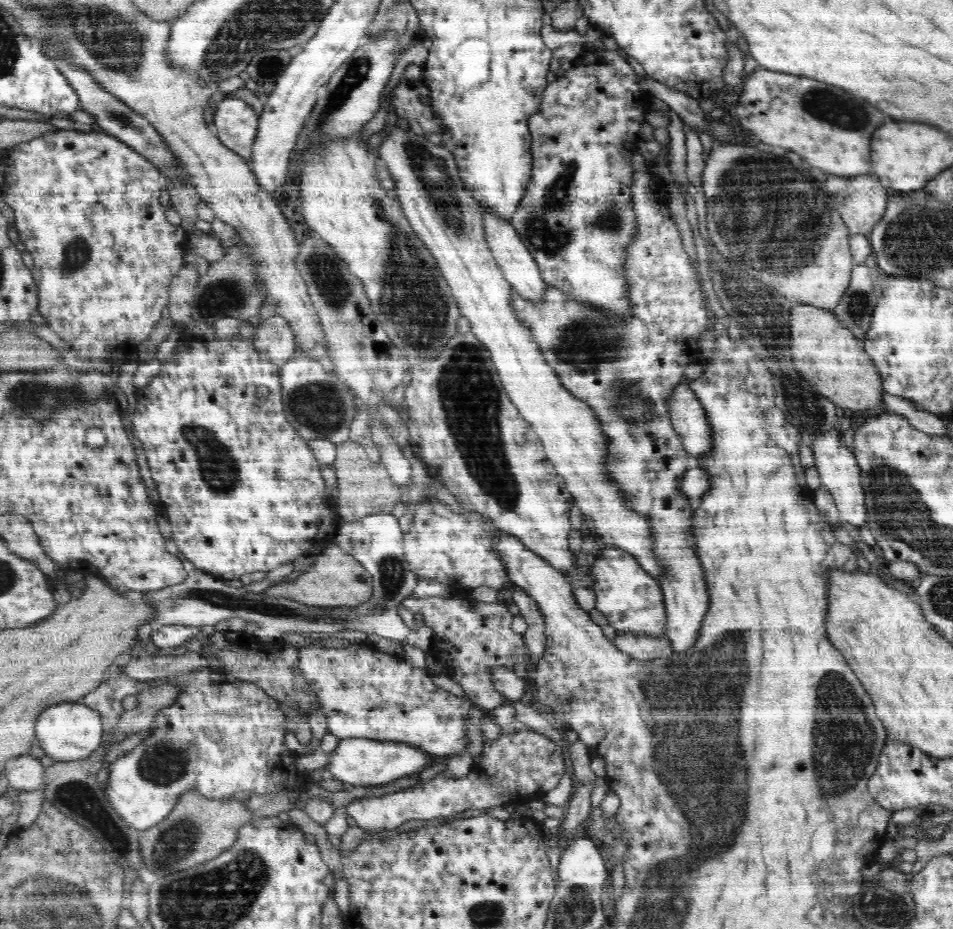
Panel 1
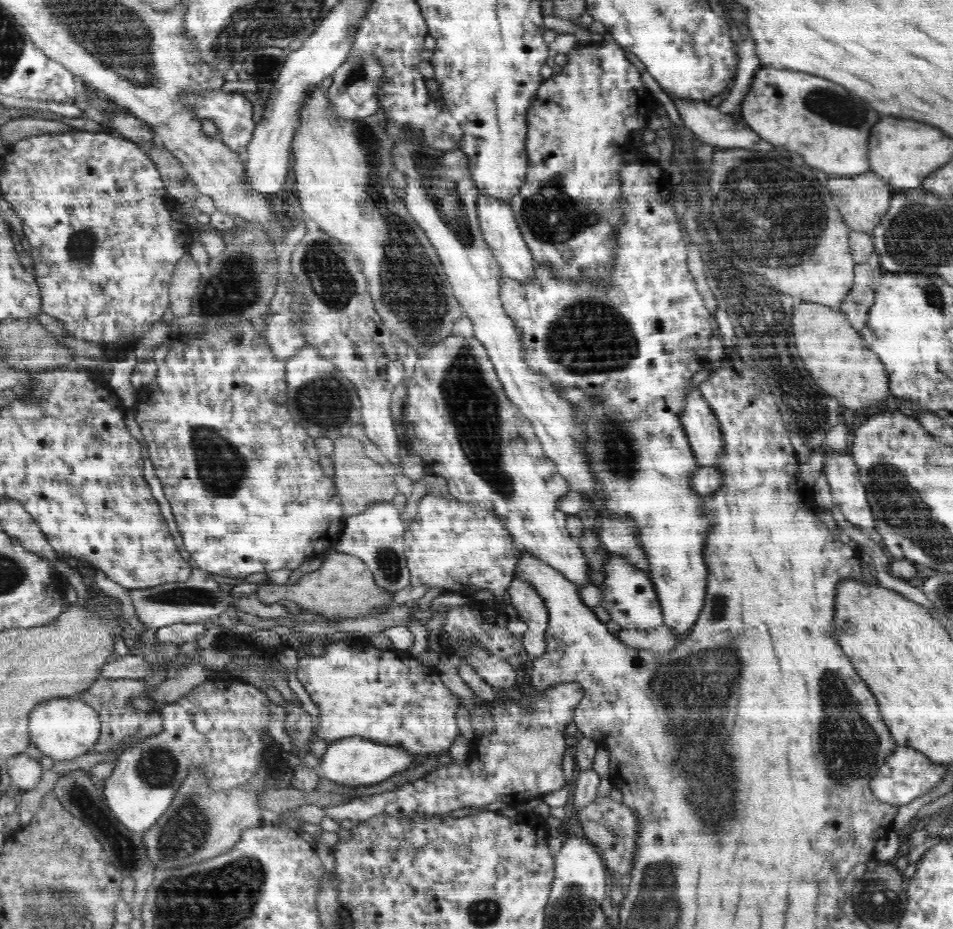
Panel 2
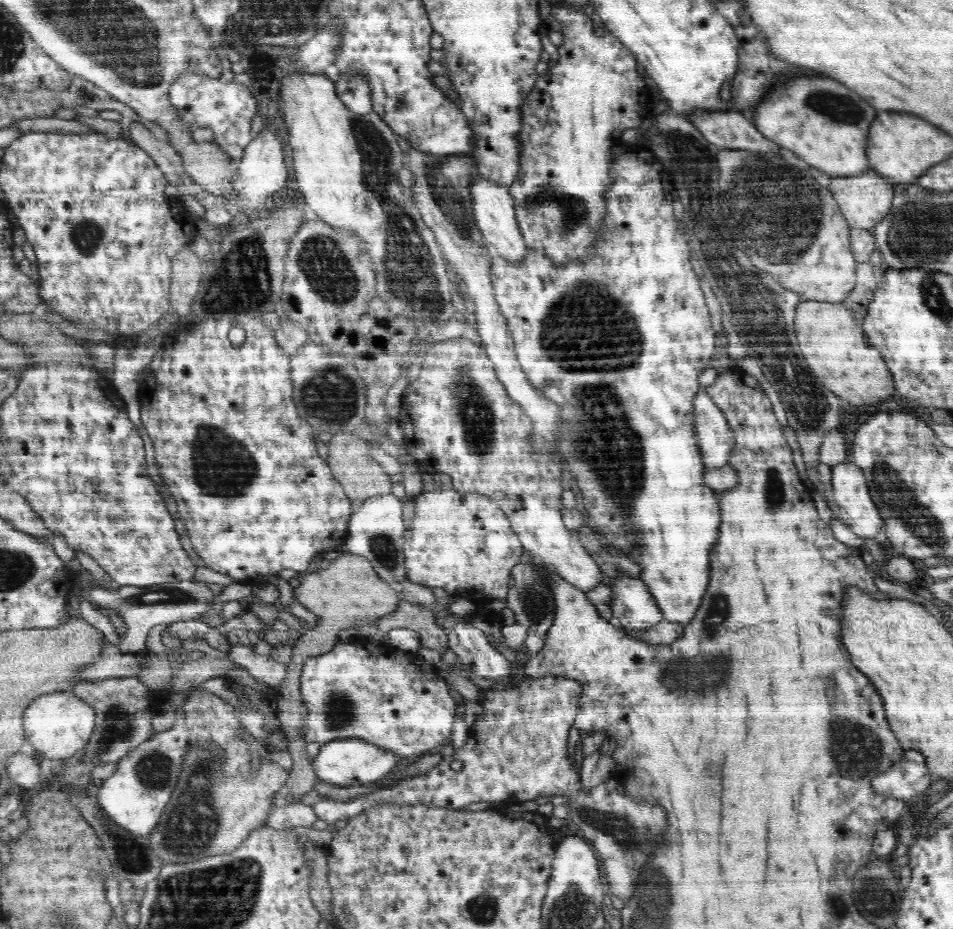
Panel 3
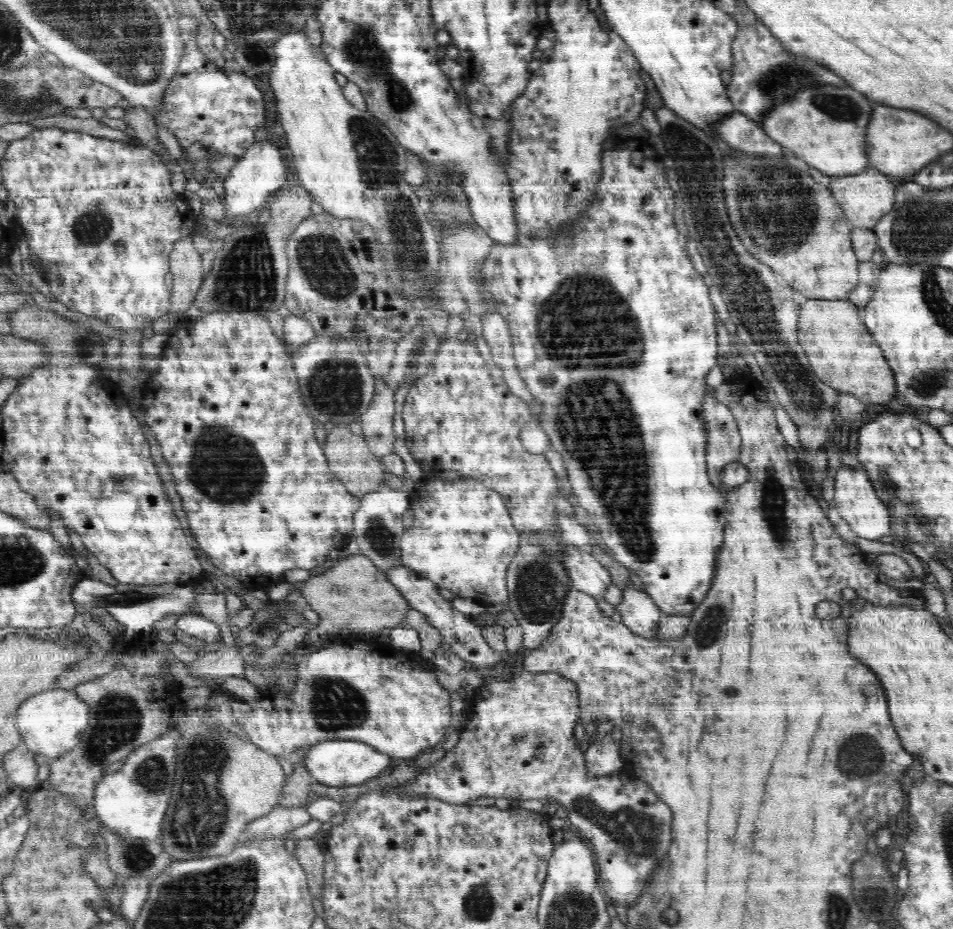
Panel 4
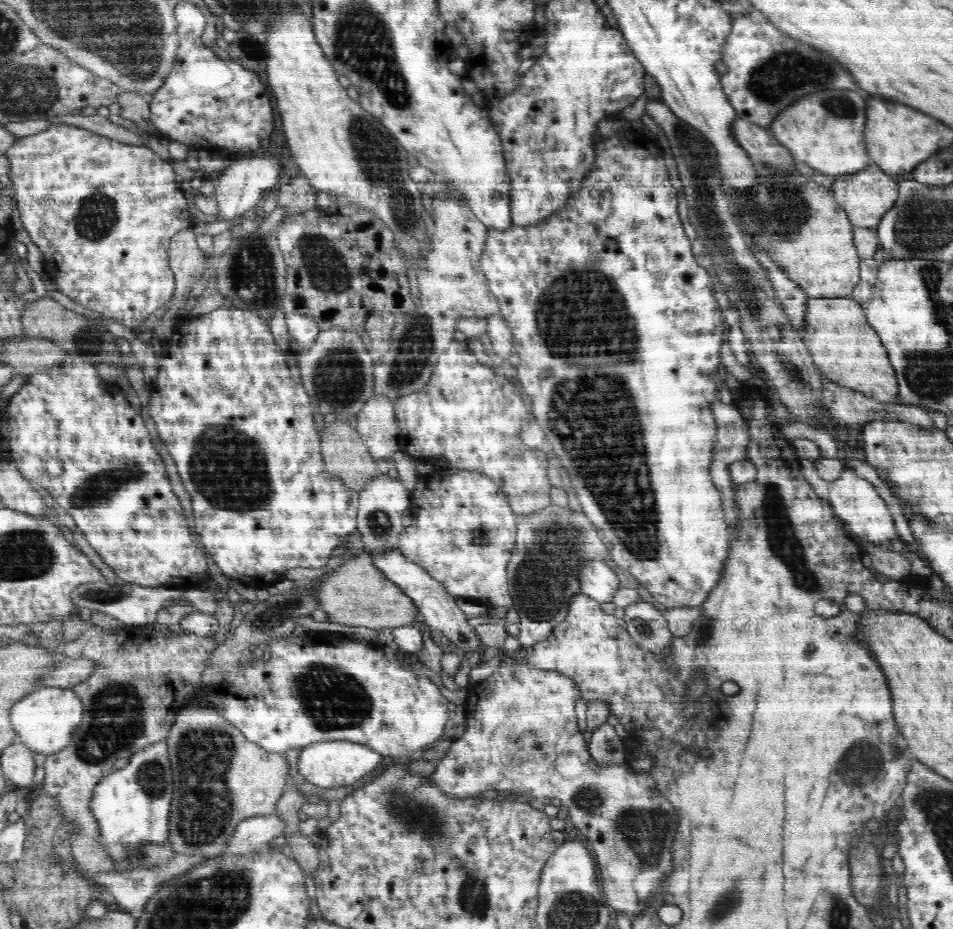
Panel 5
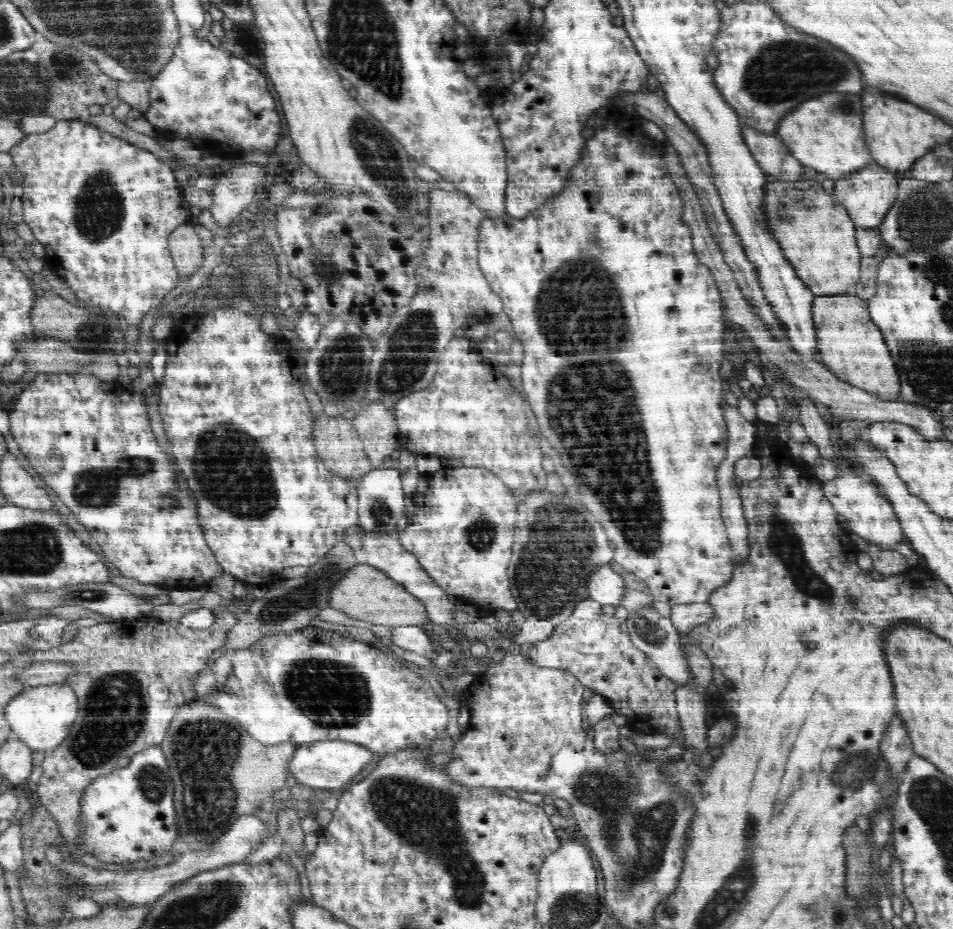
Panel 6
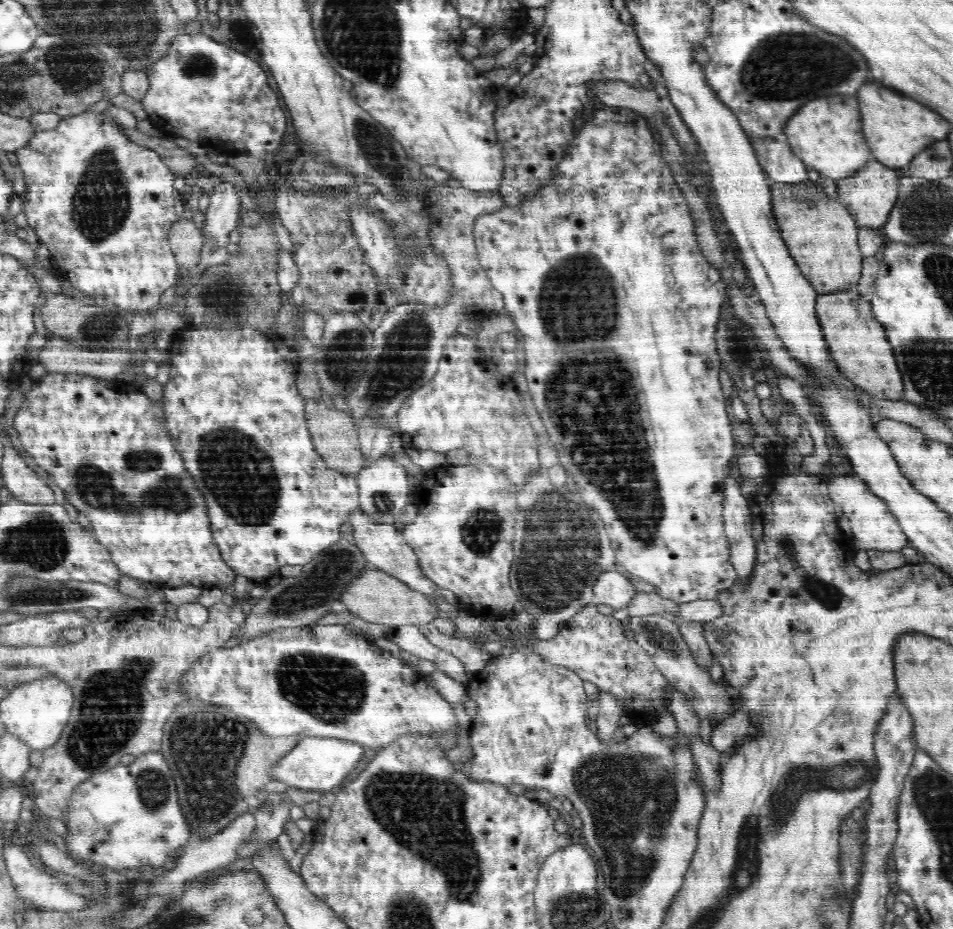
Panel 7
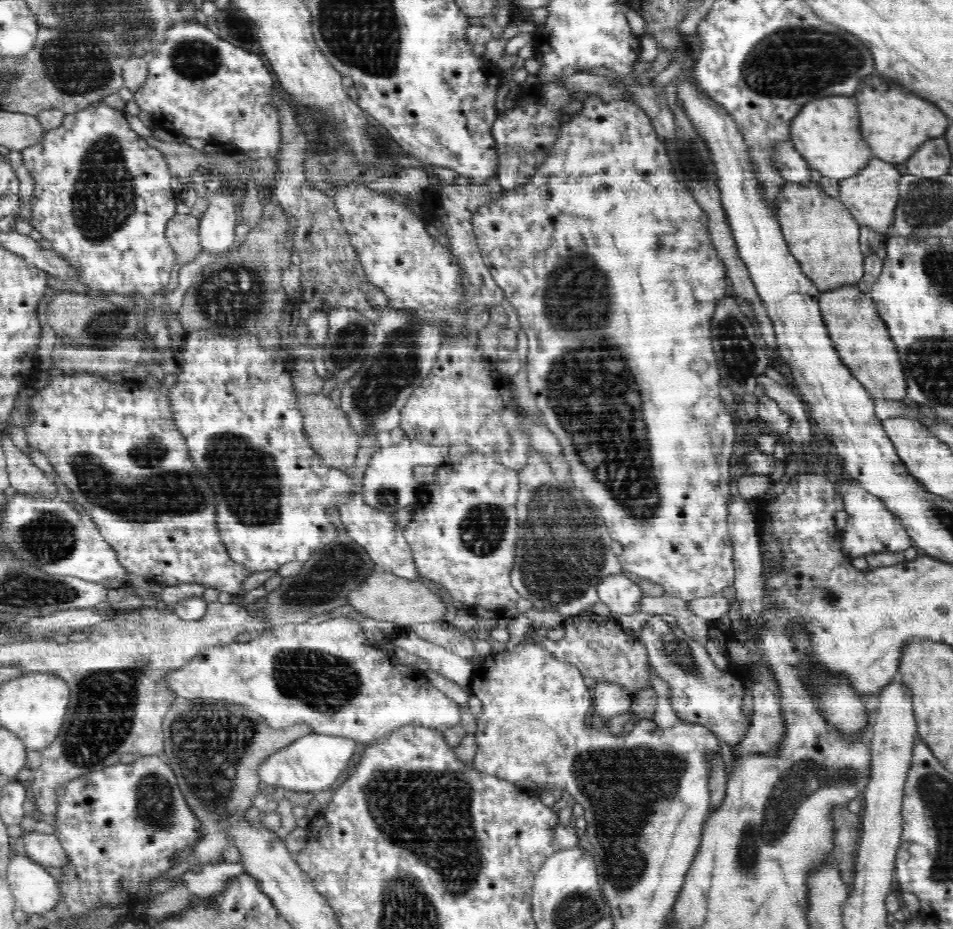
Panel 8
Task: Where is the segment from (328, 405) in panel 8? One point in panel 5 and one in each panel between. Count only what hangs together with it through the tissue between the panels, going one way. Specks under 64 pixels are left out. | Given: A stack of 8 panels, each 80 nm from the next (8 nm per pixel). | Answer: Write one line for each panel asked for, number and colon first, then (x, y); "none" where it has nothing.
5: (345, 455)
6: (338, 445)
7: (334, 435)

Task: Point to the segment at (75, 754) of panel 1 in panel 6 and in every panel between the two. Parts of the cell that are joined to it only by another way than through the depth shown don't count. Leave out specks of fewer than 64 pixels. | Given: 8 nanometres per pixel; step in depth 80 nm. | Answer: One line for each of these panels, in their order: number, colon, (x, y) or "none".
2: (63, 729)
3: (58, 725)
4: (51, 723)
5: (46, 720)
6: (42, 716)

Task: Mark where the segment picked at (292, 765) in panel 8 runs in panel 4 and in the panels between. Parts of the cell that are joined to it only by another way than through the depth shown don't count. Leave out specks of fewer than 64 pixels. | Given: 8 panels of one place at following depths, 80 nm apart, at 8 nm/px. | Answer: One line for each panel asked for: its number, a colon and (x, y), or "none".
4: (339, 763)
5: (328, 764)
6: (327, 764)
7: (316, 764)

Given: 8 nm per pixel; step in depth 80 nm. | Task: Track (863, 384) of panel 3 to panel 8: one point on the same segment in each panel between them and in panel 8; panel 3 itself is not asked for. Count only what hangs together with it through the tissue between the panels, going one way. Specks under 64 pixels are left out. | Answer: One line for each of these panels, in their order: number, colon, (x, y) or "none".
4: (842, 353)
5: (836, 332)
6: (848, 344)
7: (856, 342)
8: (861, 339)

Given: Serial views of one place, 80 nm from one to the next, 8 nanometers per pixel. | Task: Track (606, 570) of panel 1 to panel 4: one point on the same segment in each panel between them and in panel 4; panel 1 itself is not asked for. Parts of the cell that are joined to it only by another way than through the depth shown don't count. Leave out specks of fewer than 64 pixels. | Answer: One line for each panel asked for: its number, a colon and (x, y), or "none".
2: (628, 593)
3: (632, 604)
4: (638, 611)

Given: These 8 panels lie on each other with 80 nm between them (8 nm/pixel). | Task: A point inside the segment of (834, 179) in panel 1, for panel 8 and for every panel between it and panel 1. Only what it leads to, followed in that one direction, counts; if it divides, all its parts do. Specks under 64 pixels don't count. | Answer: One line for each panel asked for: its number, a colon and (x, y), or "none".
2: (863, 201)
3: (865, 199)
4: (865, 197)
5: (867, 195)
6: (868, 194)
7: (870, 194)
8: (871, 196)

